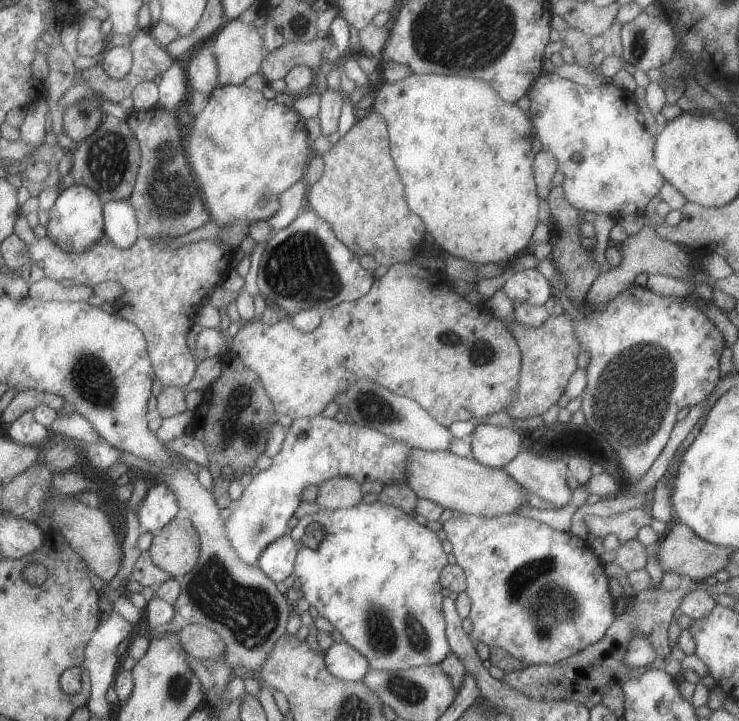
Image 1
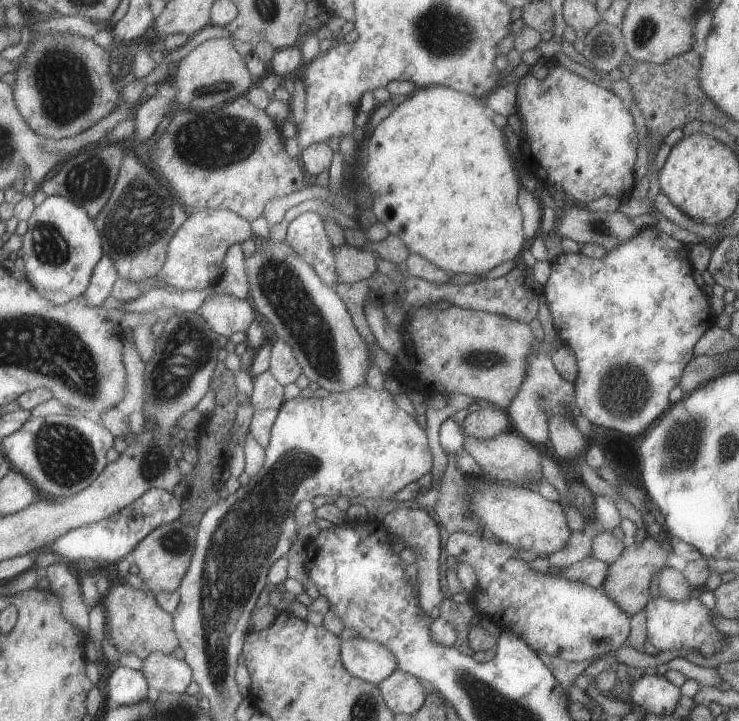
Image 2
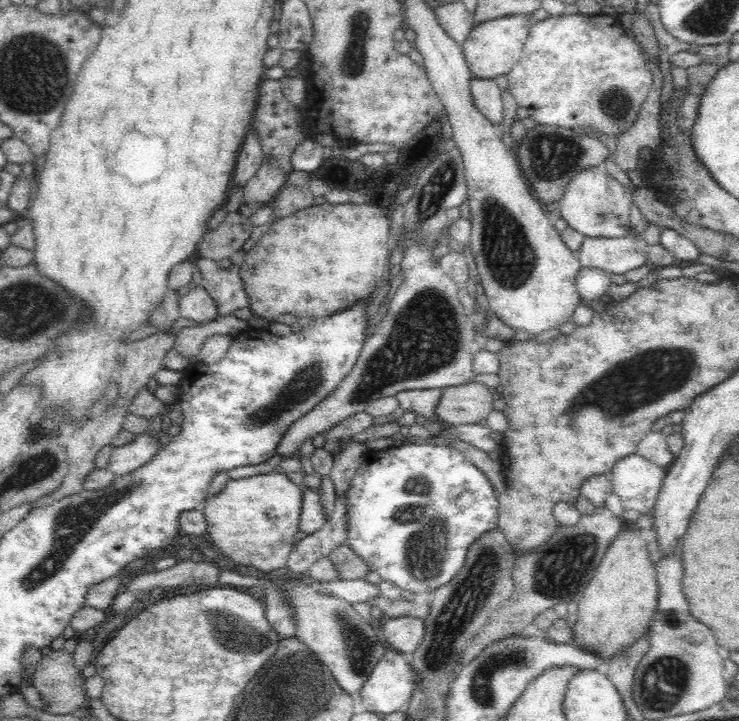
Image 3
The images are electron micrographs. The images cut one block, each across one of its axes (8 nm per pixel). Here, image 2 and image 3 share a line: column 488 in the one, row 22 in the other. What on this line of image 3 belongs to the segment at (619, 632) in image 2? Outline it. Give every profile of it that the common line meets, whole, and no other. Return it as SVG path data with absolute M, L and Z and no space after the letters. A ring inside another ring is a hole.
M570 14L534 21L524 44L520 61L507 72L509 85L518 106L528 109L536 123L585 132L591 136L604 135L617 140L638 120L642 103L652 88L652 72L640 46L629 38L616 15Z

